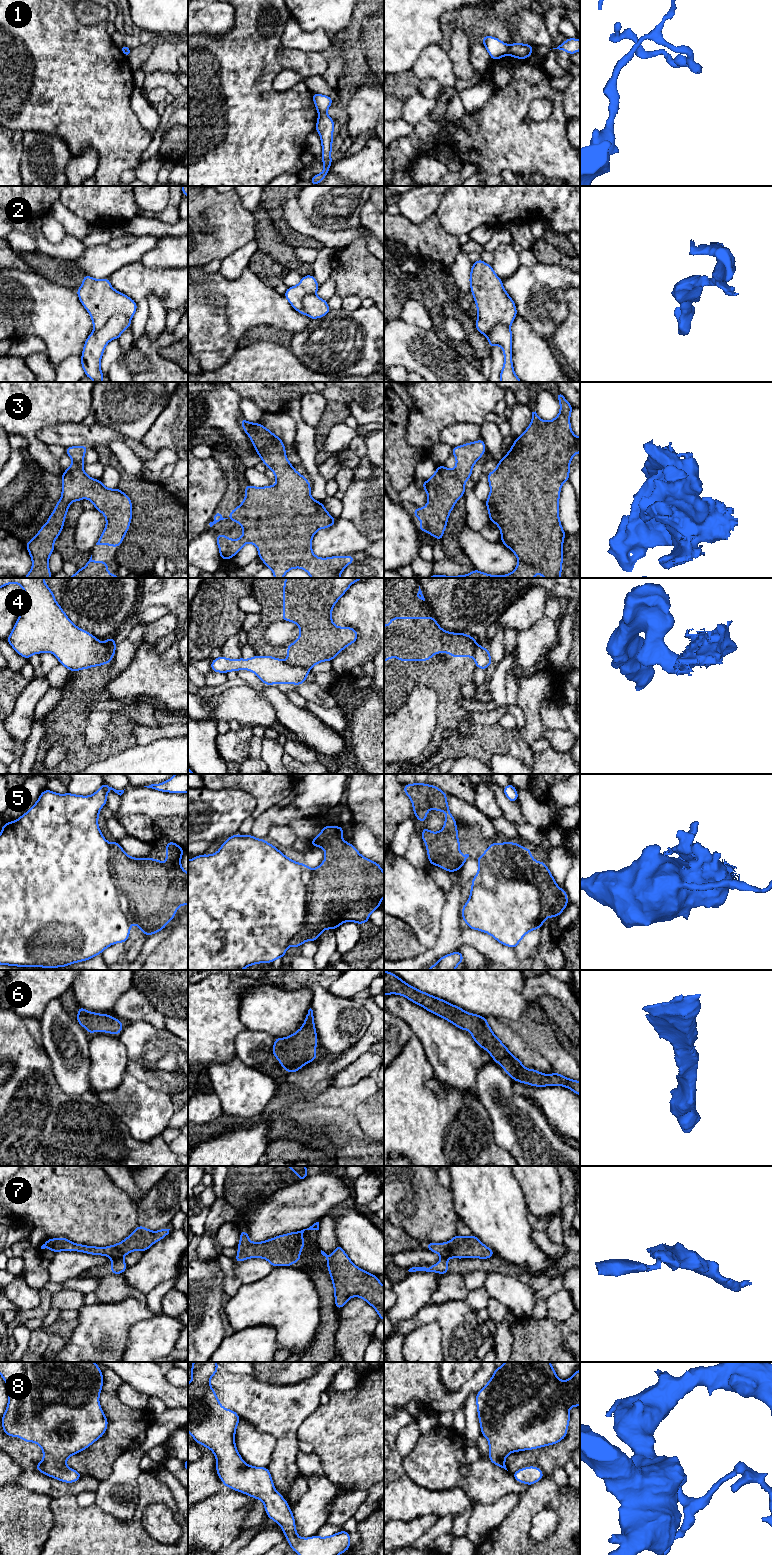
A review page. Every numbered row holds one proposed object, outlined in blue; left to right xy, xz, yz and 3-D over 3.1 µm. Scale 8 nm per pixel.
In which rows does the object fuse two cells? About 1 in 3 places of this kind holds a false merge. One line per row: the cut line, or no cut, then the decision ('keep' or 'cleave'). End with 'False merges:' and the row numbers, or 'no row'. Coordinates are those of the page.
1: cut in yz along (509, 45), (506, 54); cleave
2: cut in xy along (130, 317), (122, 315), (112, 316), (102, 327), (94, 331); cleave
3: no cut; keep
4: cut in xz along (285, 661), (304, 667), (309, 671); cleave
5: cut in yz along (483, 854), (501, 873), (510, 870), (536, 885), (544, 919); cleave
6: no cut; keep
7: cut in xy along (122, 1257), (113, 1259); cleave
8: no cut; keep
False merges: 1, 2, 4, 5, 7

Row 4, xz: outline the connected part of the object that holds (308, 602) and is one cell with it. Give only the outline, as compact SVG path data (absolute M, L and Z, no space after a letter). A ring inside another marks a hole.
M285 578L283 585L283 621L298 625L300 635L287 646L286 662L307 670L323 661L332 661L358 638L351 627L338 627L332 622L332 608L349 587L363 578Z

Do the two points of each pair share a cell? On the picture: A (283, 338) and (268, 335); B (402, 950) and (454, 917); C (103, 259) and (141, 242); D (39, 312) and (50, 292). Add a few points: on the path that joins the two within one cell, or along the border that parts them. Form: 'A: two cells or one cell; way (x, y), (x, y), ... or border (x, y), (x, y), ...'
A: one cell; way (279, 336), (272, 335)
B: two cells; border (426, 949), (419, 955), (409, 959)
C: one cell; way (112, 256), (132, 248)
D: one cell; way (41, 307), (49, 297)

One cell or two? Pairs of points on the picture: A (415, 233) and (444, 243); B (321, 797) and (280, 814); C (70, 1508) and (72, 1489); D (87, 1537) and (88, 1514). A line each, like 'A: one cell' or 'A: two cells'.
A: one cell
B: one cell
C: two cells
D: one cell

